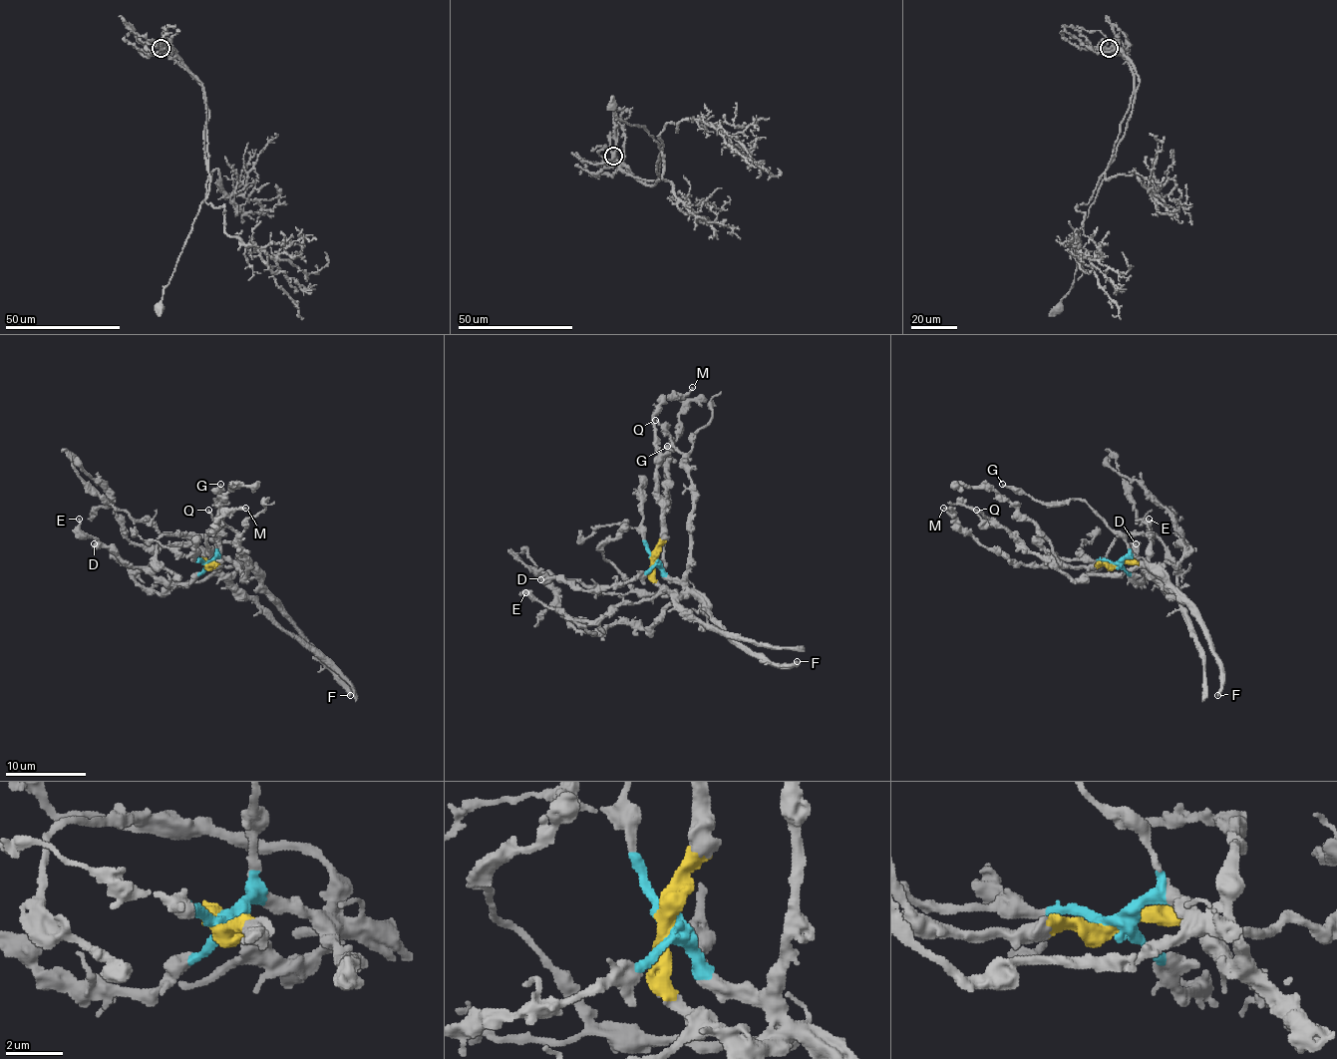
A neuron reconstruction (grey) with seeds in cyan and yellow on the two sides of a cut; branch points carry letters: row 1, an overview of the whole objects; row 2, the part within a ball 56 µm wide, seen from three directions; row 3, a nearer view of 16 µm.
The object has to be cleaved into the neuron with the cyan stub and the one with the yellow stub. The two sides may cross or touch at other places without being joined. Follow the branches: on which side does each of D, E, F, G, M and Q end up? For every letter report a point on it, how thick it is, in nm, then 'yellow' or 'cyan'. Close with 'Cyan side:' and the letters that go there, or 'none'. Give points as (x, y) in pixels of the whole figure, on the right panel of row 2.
D: place (1136, 543); calibre 550 nm; cyan
E: place (1149, 519); calibre 160 nm; yellow
F: place (1217, 695); calibre 380 nm; cyan
G: place (1002, 484); calibre 180 nm; cyan
M: place (943, 508); calibre 140 nm; yellow
Q: place (976, 510); calibre 160 nm; cyan
Cyan side: D, F, G, Q

